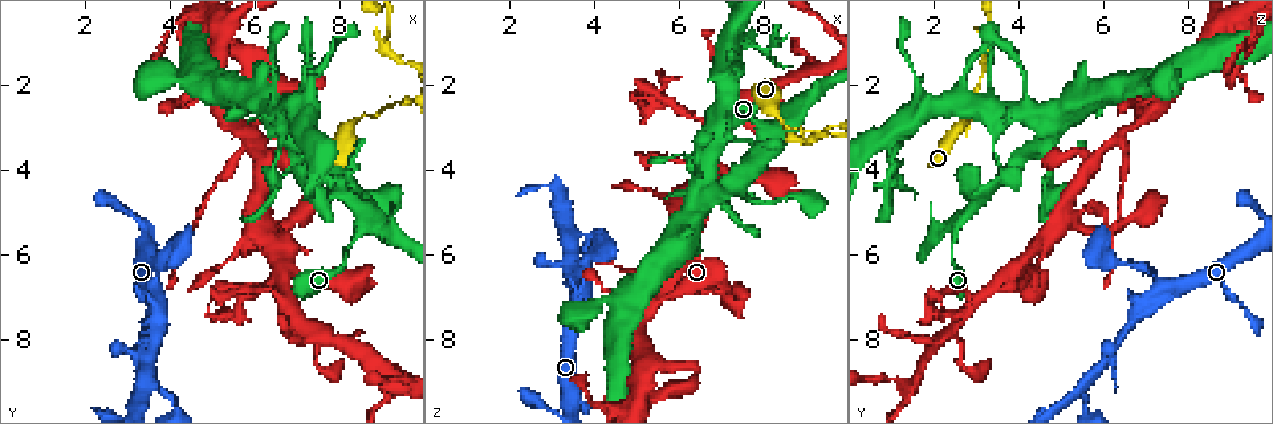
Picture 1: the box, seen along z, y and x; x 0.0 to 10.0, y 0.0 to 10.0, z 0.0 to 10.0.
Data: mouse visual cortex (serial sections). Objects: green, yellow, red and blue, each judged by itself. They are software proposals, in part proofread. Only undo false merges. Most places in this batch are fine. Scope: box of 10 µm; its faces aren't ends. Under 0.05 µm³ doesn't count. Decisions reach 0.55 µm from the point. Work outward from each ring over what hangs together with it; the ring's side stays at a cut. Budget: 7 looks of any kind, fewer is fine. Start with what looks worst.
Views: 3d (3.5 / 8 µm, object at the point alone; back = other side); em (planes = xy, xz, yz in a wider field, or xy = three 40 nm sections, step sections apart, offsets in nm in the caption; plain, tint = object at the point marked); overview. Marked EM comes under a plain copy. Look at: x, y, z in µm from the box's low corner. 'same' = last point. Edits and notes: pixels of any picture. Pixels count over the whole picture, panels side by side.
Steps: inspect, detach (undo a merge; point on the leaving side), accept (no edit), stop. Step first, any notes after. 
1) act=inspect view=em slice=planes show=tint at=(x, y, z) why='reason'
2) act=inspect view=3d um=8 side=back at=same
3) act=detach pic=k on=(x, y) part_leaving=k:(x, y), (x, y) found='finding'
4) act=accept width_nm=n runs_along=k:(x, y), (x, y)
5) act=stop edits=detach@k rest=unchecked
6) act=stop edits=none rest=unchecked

act=inspect view=3d um=3.5 at=(5.90, 3.25, 6.40) why='two arms in line, one across'

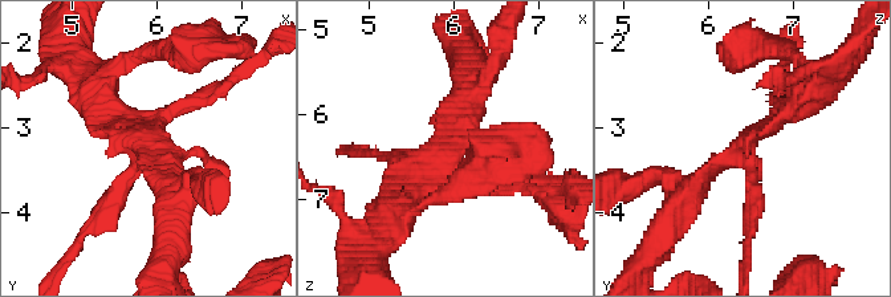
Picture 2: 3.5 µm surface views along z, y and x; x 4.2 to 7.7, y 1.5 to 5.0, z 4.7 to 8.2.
act=inspect view=em slice=xy step=3 show=tint at=(5.85, 3.25, 6.45) why='shape alone is not enough'

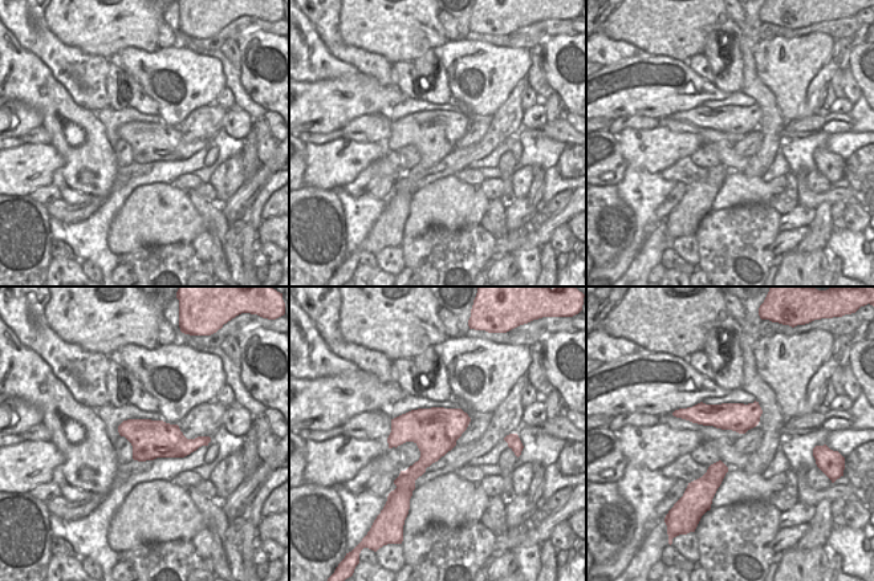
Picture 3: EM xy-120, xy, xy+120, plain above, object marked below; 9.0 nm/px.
act=accept runs_along=3:(757, 410), (749, 414), (685, 411) found='all the same cell'

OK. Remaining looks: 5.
act=inspect view=3d um=3.5 at=(8.60, 5.40, 2.50) why='sudden change in width'

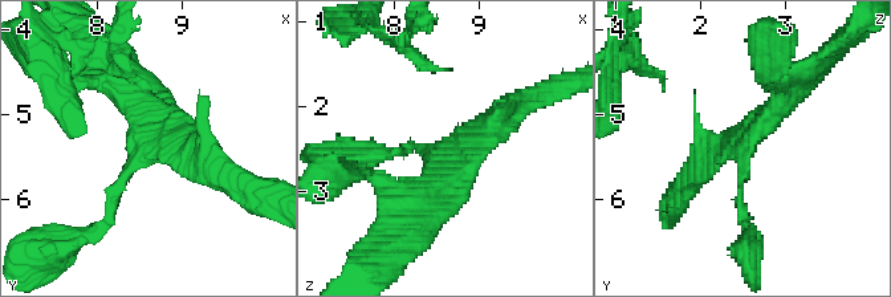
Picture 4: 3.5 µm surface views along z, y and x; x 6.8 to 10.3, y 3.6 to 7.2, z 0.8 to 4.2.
act=inspect view=em slice=planes show=tint at=(8.55, 5.40, 2.50)

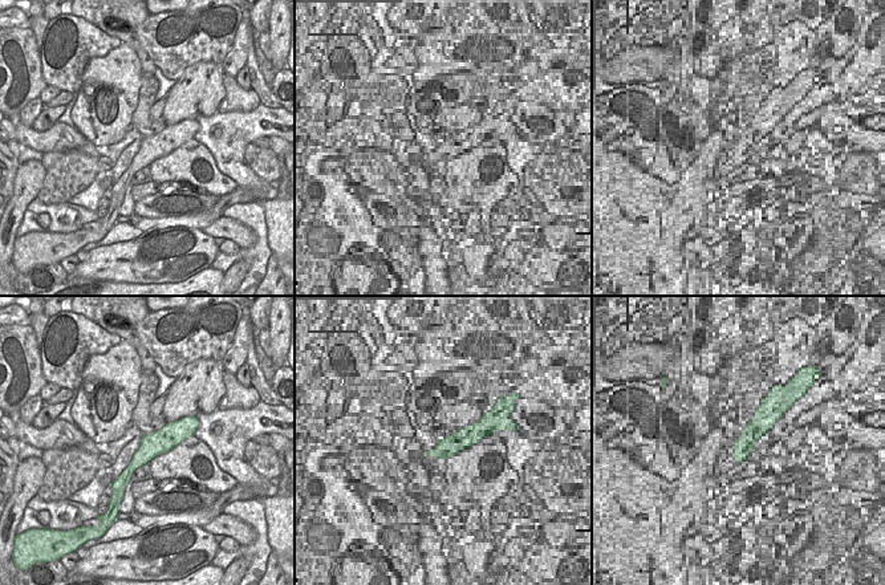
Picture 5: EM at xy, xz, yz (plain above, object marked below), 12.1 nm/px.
act=accept runs_along=4:(745, 222), (739, 206), (745, 149), (804, 78) found='one cell here'

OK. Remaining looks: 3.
act=inspect view=3d um=3.5 at=(7.35, 7.80, 2.45) why='four or more arms meet'

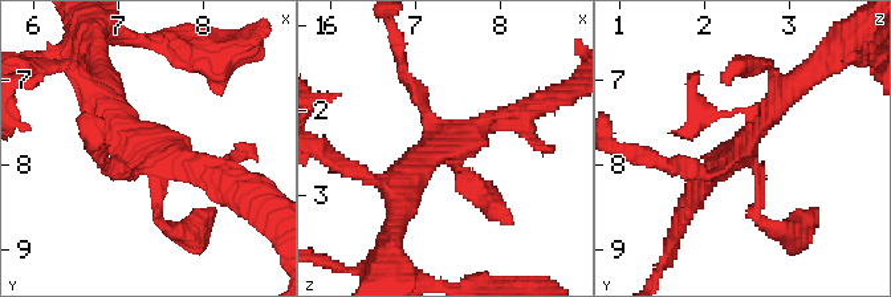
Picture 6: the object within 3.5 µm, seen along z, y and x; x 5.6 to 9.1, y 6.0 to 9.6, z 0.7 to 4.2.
act=inspect view=em slice=xy step=2 show=tint at=(7.35, 7.80, 2.45) arms=4 arm_widths_nm=150,200,250,350 why='now the EM'

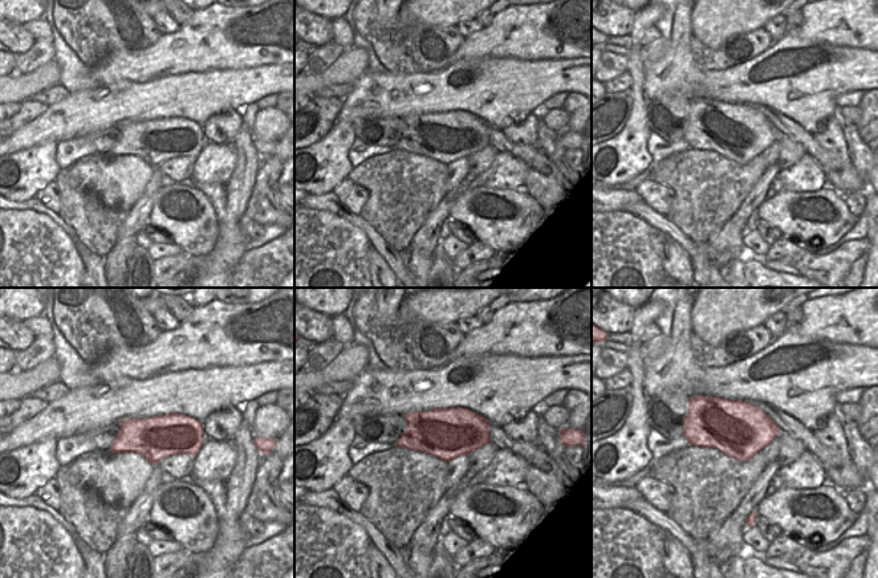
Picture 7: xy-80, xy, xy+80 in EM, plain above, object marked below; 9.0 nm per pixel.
act=accept width_nm=460 runs_along=6:(101, 90), (146, 149), (223, 180) found='all the same cell'

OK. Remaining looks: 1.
act=stop edits=none rest=unchecked

